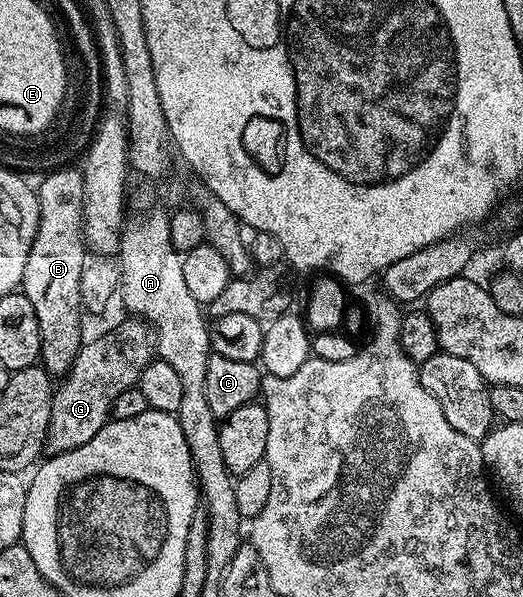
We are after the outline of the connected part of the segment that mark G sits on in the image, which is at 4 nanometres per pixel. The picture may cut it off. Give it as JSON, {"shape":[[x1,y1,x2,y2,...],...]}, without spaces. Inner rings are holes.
{"shape":[[127,317,120,327,99,335,96,339,88,338,77,353,77,361,62,376,63,383,54,388,49,413,49,429,45,451,48,456,60,455,77,445,93,438,112,418,113,401,125,389,136,386,139,374,153,358,153,332,138,317]]}

